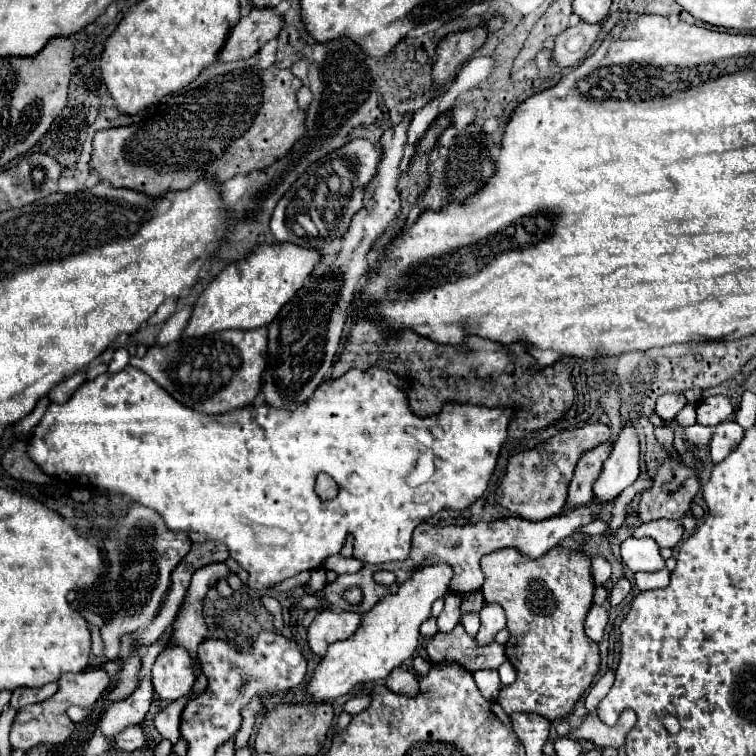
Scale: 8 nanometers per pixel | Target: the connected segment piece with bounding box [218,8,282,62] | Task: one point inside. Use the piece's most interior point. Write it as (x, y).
(261, 25)

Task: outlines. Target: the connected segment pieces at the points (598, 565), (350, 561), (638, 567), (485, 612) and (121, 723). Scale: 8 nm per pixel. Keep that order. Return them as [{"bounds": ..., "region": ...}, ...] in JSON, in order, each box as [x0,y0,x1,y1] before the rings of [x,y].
[{"bounds":[591,556,610,586],"region":[[[604,556],[594,557],[591,568],[596,586],[602,586],[602,584],[606,584],[610,580],[610,562]]]},{"bounds":[322,554,364,574],"region":[[[334,554],[334,556],[328,556],[322,566],[326,570],[334,570],[336,574],[348,574],[348,572],[356,572],[358,568],[362,568],[364,562],[356,558],[344,558],[342,554]]]},{"bounds":[620,538,664,572],"region":[[[628,538],[620,546],[622,562],[632,572],[654,572],[664,568],[660,548],[652,538]]]},{"bounds":[476,604,506,646],"region":[[[484,604],[480,610],[480,632],[476,636],[476,642],[480,646],[486,646],[494,640],[494,634],[498,630],[502,630],[506,626],[506,618],[504,618],[504,610],[498,604]]]},{"bounds":[100,678,154,738],"region":[[[142,678],[138,684],[138,690],[130,694],[130,698],[122,698],[118,702],[112,702],[100,718],[100,730],[104,736],[114,738],[118,732],[126,730],[128,726],[142,724],[144,716],[148,714],[154,698],[154,688],[150,678]]]}]

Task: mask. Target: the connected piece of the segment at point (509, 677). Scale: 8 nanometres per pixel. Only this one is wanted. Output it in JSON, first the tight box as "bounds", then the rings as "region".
{"bounds":[498,660,516,684],"region":[[[508,660],[498,668],[498,672],[500,672],[502,684],[512,684],[516,680],[516,670],[514,670],[514,666]]]}

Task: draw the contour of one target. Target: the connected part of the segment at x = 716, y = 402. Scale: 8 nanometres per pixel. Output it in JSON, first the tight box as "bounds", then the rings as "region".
{"bounds":[696,396,734,426],"region":[[[708,396],[696,406],[696,422],[700,426],[718,426],[734,414],[732,402],[726,396]]]}

